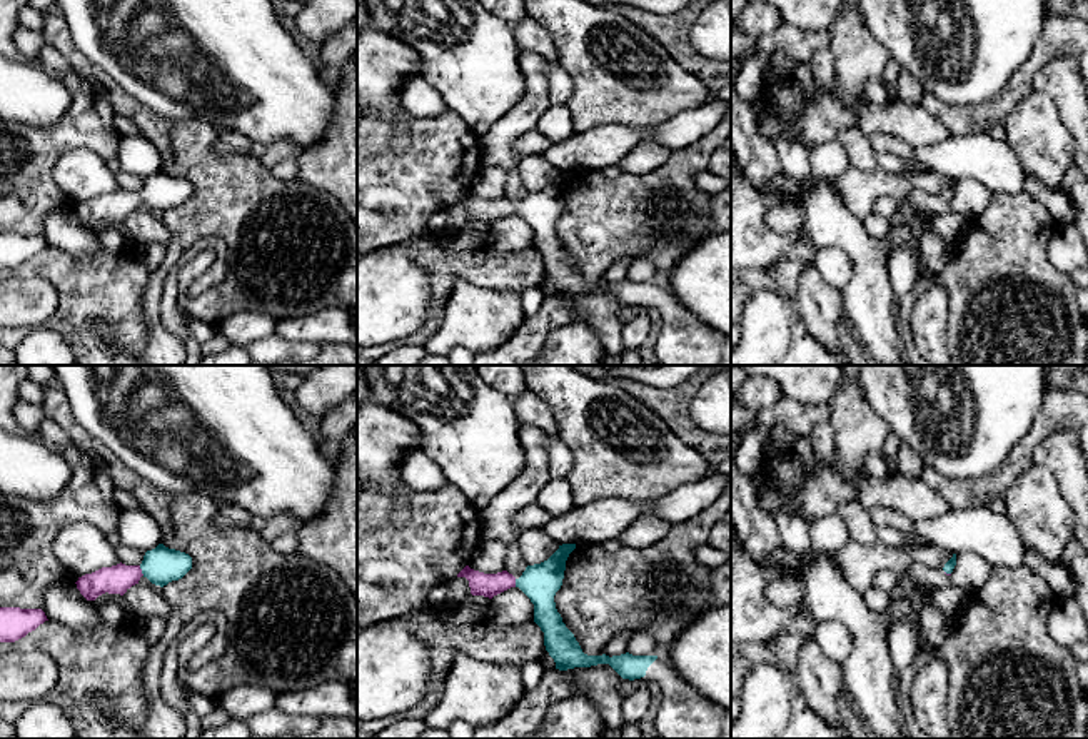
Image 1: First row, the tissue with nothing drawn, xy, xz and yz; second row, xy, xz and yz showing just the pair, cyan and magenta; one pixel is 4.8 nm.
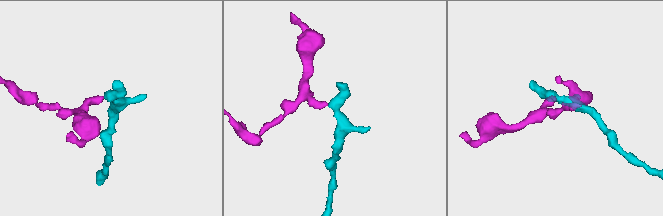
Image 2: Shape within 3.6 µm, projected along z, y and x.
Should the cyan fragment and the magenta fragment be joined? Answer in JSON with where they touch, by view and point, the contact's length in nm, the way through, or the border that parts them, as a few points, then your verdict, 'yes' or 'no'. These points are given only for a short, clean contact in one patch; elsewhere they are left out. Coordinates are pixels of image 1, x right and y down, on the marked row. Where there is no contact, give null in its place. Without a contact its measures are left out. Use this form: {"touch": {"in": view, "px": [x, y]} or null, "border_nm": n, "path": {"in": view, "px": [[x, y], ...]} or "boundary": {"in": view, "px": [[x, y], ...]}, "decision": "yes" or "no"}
{"touch": {"in": "xy", "px": [142, 571]}, "border_nm": 50, "path": {"in": "xy", "px": [[161, 566], [142, 571], [115, 579]]}, "decision": "yes"}

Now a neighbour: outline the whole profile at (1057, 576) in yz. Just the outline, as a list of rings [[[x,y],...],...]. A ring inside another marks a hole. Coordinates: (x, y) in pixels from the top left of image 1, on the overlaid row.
[[[1033,549],[1025,550],[1025,566],[1041,576],[1056,599],[1075,599],[1076,589],[1071,581],[1068,569],[1058,561],[1048,561],[1045,556],[1038,554]]]

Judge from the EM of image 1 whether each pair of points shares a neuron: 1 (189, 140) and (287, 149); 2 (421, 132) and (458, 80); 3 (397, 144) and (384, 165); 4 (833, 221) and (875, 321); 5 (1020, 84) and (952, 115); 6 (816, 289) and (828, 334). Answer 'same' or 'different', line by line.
1: different
2: different
3: different
4: same
5: same
6: same

